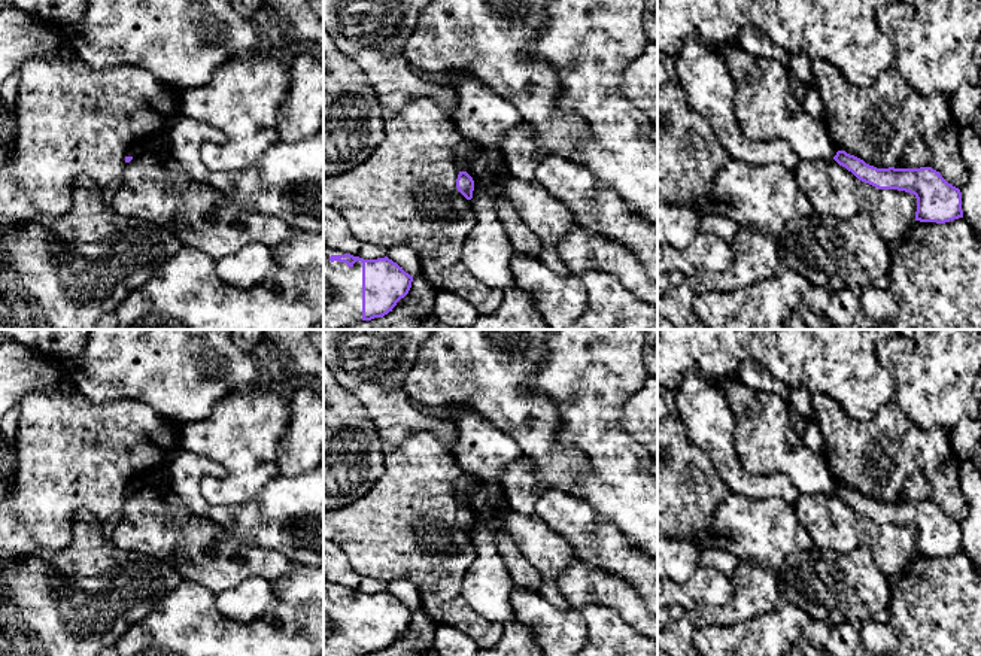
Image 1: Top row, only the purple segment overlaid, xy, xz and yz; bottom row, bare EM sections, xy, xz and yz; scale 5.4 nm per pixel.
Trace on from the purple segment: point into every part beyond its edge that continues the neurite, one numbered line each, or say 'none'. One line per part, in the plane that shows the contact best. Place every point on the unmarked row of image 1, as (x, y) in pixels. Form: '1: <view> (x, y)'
1: xz (342, 619)

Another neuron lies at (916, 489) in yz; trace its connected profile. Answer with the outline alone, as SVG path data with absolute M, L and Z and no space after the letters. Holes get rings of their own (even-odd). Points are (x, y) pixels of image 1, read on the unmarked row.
M914 473L906 479L900 495L895 502L920 502L930 499L930 486L921 473Z

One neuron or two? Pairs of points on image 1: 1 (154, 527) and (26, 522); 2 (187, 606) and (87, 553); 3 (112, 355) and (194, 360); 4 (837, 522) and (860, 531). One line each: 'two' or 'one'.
1: two
2: two
3: one
4: one

